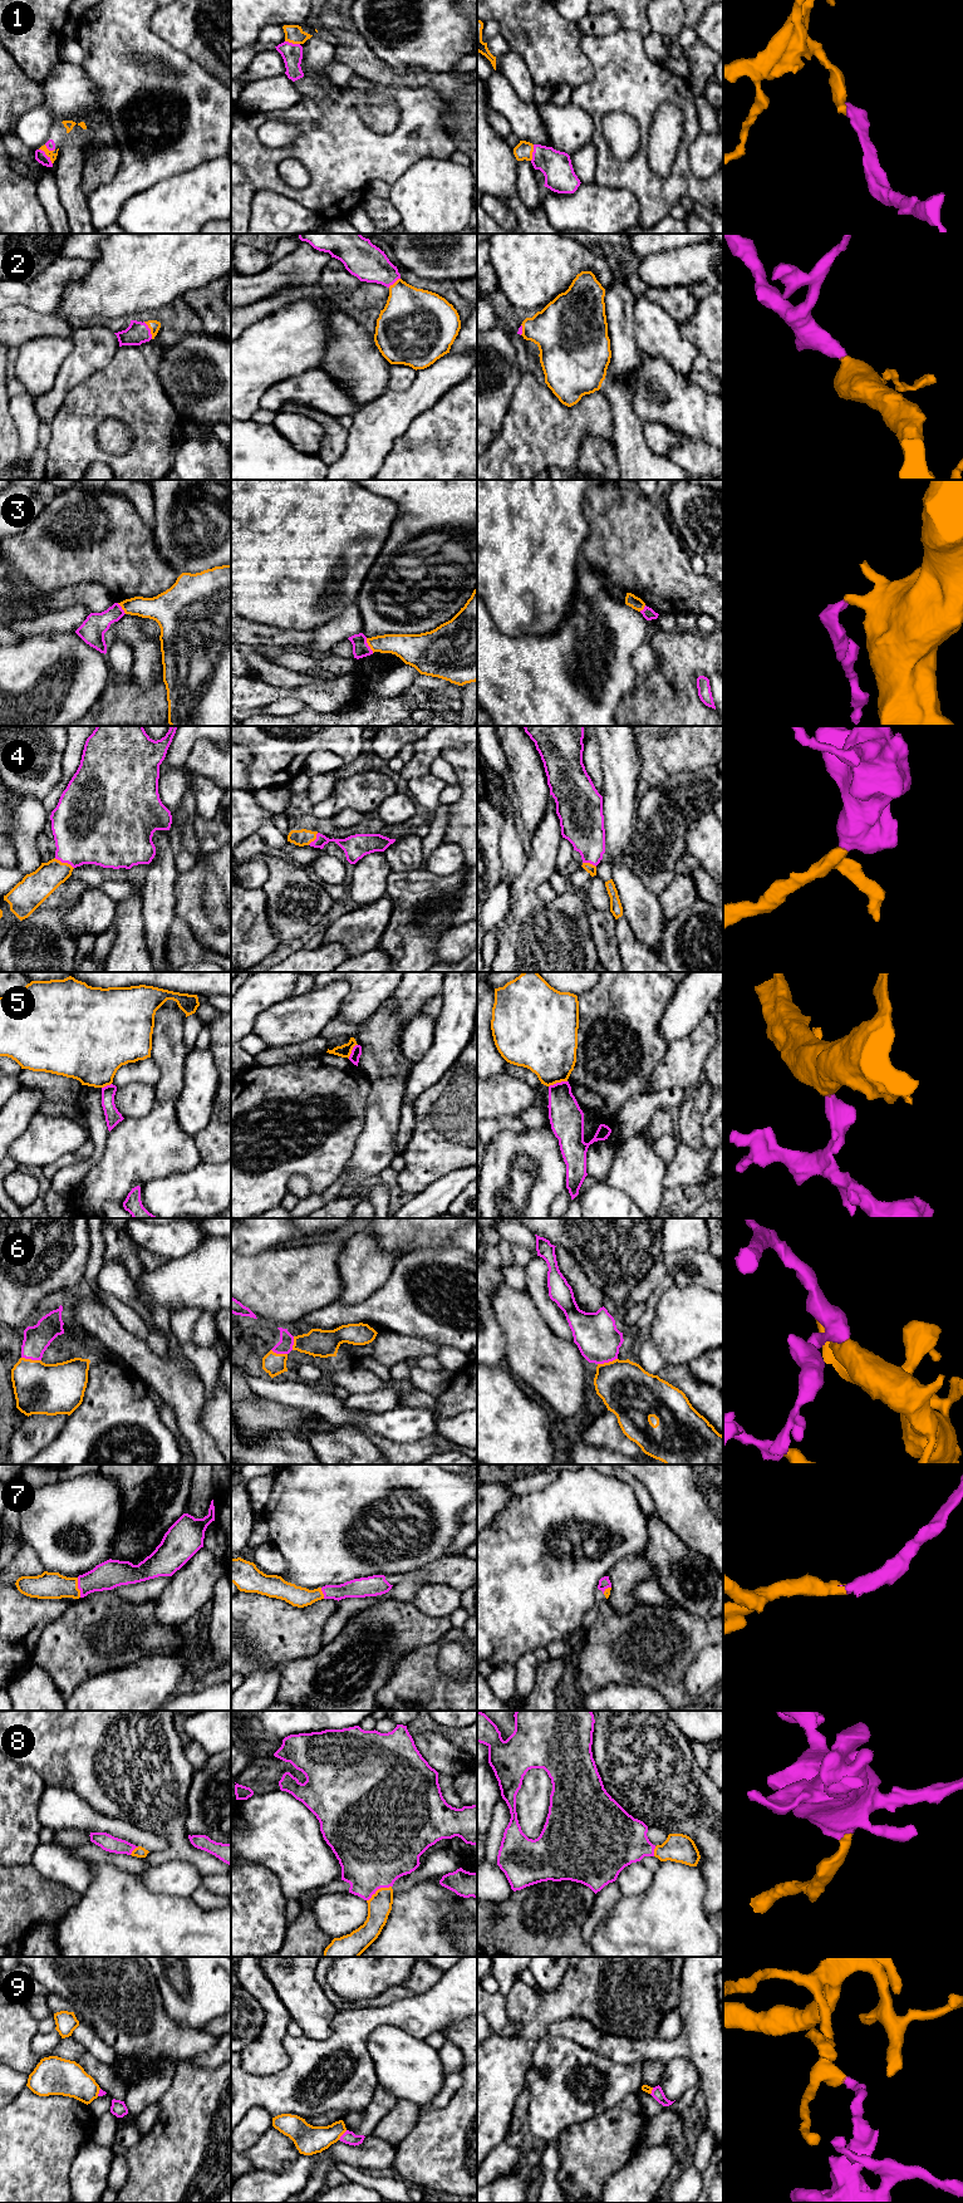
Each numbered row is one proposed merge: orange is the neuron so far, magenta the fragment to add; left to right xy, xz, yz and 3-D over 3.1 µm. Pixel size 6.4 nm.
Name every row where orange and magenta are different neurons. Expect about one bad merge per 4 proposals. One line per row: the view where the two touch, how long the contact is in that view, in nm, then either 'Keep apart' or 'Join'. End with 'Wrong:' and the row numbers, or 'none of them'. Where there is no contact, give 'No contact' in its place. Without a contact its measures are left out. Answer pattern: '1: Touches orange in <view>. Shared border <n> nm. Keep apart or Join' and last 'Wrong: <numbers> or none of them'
1: Touches orange in xy. Shared border 130 nm. Join
2: Touches orange in xy. Shared border 130 nm. Join
3: Touches orange in xz. Shared border 110 nm. Keep apart
4: Touches orange in xy. Shared border 140 nm. Join
5: Touches orange in yz. Shared border 130 nm. Keep apart
6: Touches orange in xy. Shared border 130 nm. Join
7: Touches orange in xy. Shared border 130 nm. Join
8: Touches orange in xz. Shared border 190 nm. Join
9: Touches orange in xz. Shared border 90 nm. Keep apart
Wrong: 3, 5, 9

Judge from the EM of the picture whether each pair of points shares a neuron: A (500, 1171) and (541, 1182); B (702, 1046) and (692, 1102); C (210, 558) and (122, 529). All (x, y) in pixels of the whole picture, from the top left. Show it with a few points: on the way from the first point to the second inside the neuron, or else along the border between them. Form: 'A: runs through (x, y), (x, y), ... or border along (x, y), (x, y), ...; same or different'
A: runs through (511, 1169), (515, 1166), (531, 1166), (536, 1171); same
B: border along (703, 1078), (686, 1092); different
C: border along (152, 531), (156, 550), (168, 567); different

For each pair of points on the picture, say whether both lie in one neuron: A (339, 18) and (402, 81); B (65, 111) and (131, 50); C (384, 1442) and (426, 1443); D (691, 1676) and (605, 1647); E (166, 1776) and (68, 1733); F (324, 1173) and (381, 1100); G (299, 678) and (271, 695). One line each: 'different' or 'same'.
A: same
B: different
C: same
D: different
E: same
F: different
G: different

